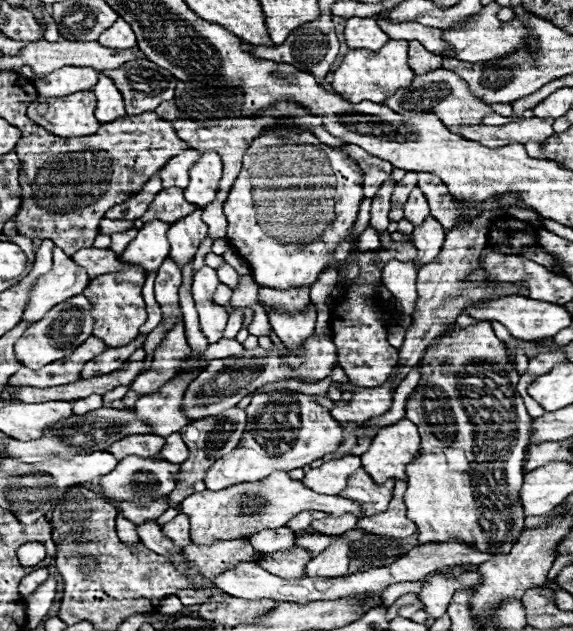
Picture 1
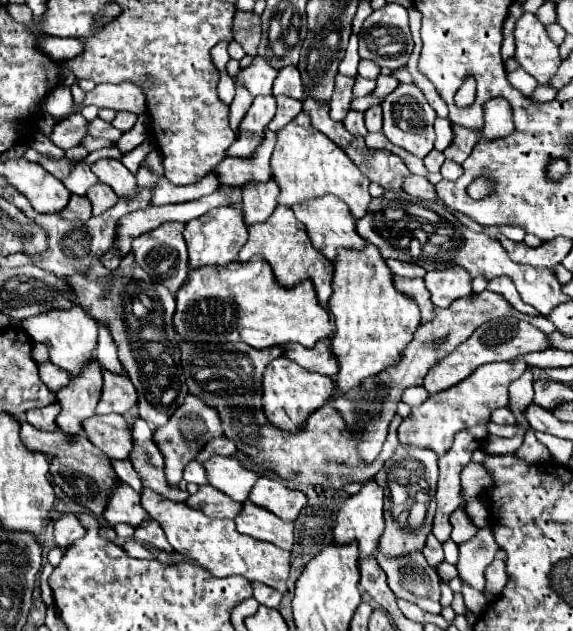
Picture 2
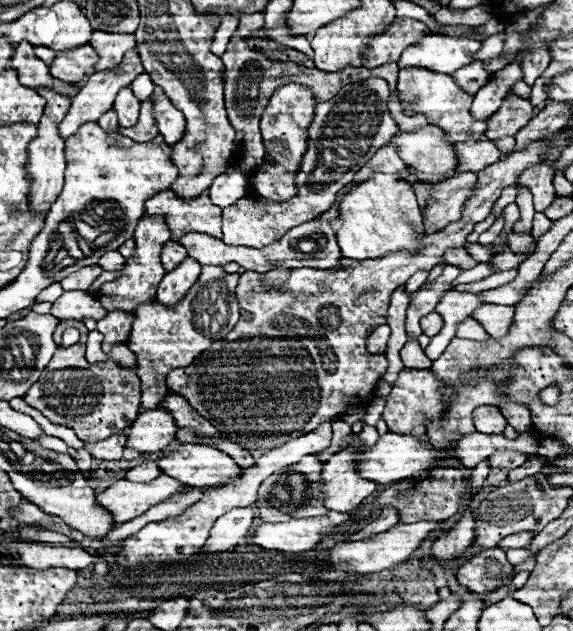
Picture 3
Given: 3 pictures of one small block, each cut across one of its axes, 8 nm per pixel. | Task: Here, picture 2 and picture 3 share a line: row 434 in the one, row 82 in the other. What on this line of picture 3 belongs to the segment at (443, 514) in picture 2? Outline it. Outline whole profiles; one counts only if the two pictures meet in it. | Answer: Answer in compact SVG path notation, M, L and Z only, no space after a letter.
M474 60L472 64L468 64L468 66L464 66L464 68L458 68L458 70L452 74L452 78L456 80L456 84L458 84L464 92L476 94L476 92L490 80L490 72L486 72L486 70L482 68L482 62Z

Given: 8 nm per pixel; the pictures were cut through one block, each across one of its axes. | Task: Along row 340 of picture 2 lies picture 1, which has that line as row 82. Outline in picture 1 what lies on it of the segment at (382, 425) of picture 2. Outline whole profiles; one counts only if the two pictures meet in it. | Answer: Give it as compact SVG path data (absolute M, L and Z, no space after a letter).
M438 68L436 72L428 72L424 76L414 76L412 84L408 88L396 90L396 94L388 96L382 104L388 104L394 112L432 112L436 114L446 126L460 126L460 124L482 124L482 118L486 118L490 112L496 112L500 116L512 114L512 104L492 104L486 106L476 96L470 94L464 80L460 80L454 72Z

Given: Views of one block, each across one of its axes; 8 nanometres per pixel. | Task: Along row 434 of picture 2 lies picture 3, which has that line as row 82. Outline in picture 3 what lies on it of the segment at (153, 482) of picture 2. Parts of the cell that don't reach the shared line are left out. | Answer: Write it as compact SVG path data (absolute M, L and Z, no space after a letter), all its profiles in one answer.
M142 72L140 76L136 76L136 80L134 80L134 84L130 84L130 88L132 88L132 92L136 94L136 98L140 100L140 102L144 102L144 100L148 100L150 96L152 96L152 92L154 92L154 84L152 84L152 80L150 80L150 76L146 74L146 72Z

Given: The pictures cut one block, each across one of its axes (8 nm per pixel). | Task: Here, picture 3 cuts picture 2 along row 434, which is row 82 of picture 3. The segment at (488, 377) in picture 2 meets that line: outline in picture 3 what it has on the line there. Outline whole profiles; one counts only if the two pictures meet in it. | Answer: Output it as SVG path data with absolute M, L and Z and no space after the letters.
M410 68L410 70L400 70L398 76L398 100L402 104L412 104L414 114L424 114L426 120L446 134L446 140L450 144L454 142L464 142L468 138L480 140L486 128L486 122L476 122L470 116L470 104L472 96L468 96L464 90L456 86L452 76L446 74L436 74L428 72L424 68Z

